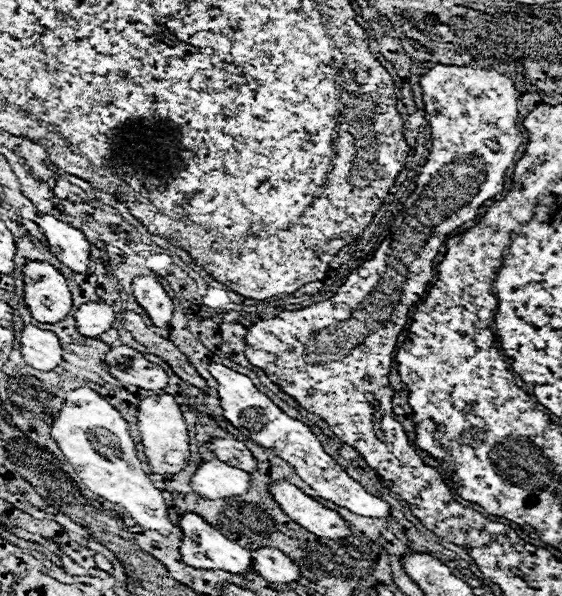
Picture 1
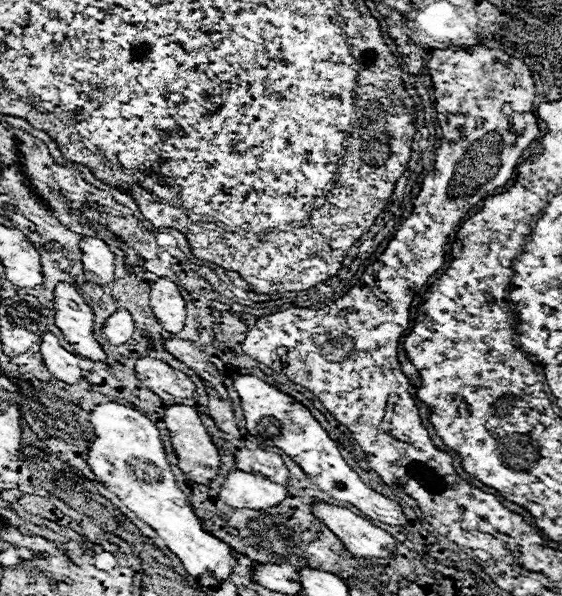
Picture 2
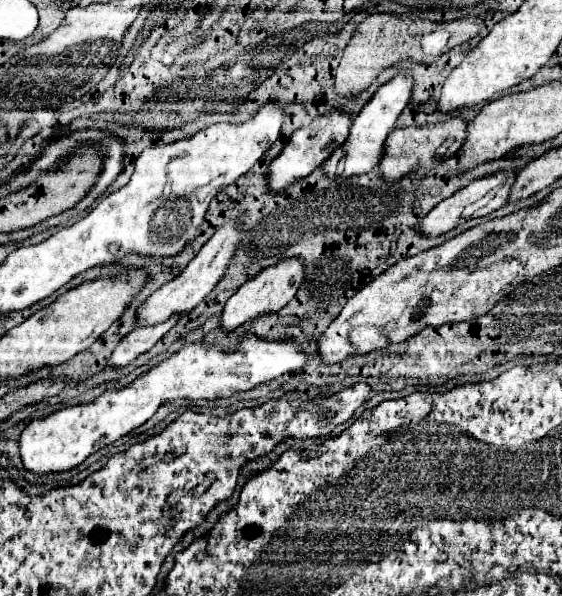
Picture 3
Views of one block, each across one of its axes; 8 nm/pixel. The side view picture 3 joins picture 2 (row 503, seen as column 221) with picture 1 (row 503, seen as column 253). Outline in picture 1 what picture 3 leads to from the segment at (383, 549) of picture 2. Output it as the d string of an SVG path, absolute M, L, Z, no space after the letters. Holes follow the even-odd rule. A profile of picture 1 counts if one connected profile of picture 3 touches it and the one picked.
M274 482L270 484L270 492L292 520L296 520L300 526L308 528L316 536L324 536L328 540L344 540L352 534L350 526L338 512L324 508L300 488L288 482Z

